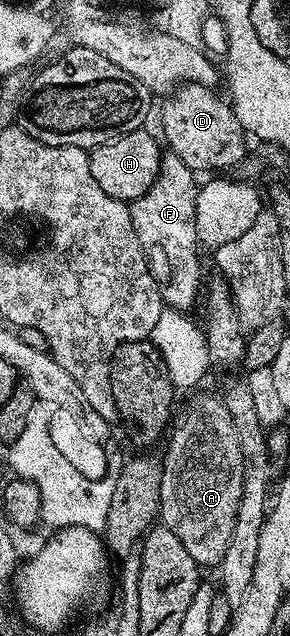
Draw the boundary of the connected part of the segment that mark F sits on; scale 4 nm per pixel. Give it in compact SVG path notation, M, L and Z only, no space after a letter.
M165 153L161 157L161 171L151 189L147 189L143 197L132 200L129 207L139 245L143 245L145 260L161 291L164 306L175 311L188 312L197 294L203 291L195 225L198 190L199 179L194 171L183 165L177 155Z

